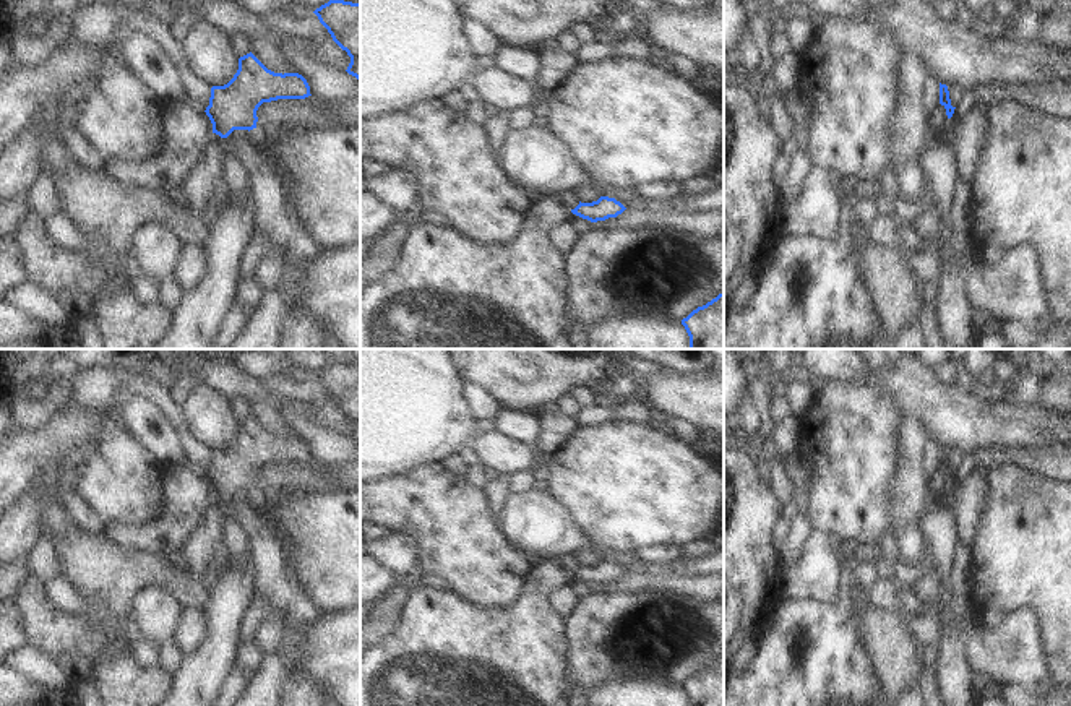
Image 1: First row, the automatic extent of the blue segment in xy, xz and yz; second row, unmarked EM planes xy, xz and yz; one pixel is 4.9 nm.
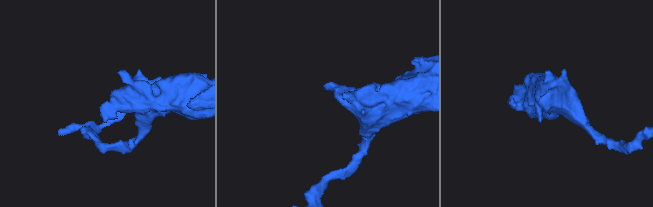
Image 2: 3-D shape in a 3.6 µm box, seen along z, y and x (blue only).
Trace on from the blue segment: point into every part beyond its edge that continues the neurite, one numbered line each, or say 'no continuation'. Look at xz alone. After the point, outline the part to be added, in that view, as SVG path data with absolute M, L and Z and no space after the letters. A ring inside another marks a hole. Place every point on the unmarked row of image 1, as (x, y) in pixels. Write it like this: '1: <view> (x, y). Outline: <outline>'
no continuation.

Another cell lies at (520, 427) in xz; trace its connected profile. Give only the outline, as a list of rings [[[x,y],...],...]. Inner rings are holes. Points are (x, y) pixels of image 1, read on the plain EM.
[[[501,407],[493,419],[492,432],[531,448],[539,435],[536,419],[531,414]]]

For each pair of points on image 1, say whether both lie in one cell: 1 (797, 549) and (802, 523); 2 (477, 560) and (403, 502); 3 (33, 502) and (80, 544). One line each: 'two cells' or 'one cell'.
1: one cell
2: one cell
3: two cells

